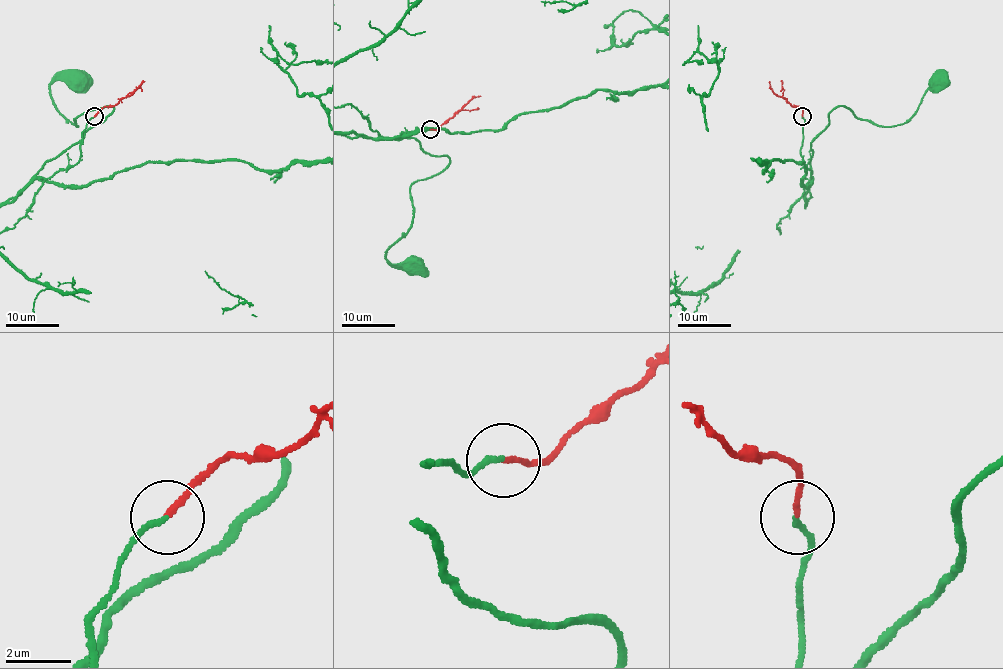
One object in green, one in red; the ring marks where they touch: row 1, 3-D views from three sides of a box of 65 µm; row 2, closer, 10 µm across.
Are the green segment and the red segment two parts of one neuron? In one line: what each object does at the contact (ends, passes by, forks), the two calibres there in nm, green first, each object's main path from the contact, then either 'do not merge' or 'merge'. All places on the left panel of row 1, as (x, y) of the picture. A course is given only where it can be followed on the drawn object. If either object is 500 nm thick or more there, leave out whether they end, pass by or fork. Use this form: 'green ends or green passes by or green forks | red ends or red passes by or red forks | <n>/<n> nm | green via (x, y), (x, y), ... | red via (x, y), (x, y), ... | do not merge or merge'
green ends | red ends | 170/160 nm | green via (95, 116), (69, 165), (65, 151), (113, 108), (83, 112), (72, 124), (49, 85), (77, 80) | red via (95, 116), (129, 96), (144, 81) | merge

